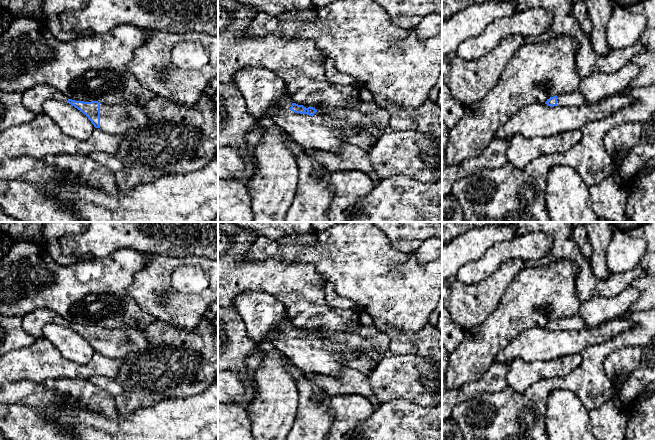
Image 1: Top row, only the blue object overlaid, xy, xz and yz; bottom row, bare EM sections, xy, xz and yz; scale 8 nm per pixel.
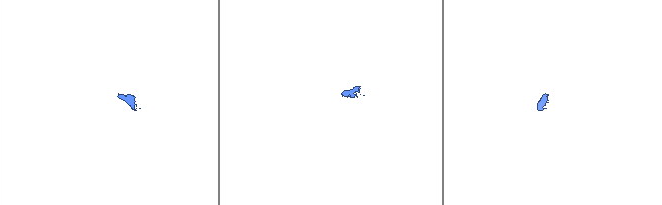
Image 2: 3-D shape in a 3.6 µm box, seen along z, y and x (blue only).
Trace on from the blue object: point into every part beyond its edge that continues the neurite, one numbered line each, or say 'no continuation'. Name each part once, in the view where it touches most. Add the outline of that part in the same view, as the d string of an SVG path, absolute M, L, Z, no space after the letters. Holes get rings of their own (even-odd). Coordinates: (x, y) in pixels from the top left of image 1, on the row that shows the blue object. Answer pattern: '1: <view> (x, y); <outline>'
1: xz (261, 88); M258 67L243 68L234 73L234 80L248 110L257 120L266 116L272 109L272 105L276 103L278 109L274 113L273 120L304 149L337 150L347 144L343 139L344 134L359 127L365 128L369 134L376 138L376 142L382 135L382 132L378 131L373 125L370 116L354 108L341 108L325 113L323 108L317 107L315 108L317 112L313 116L291 111L292 102L286 97L284 81L268 69Z

